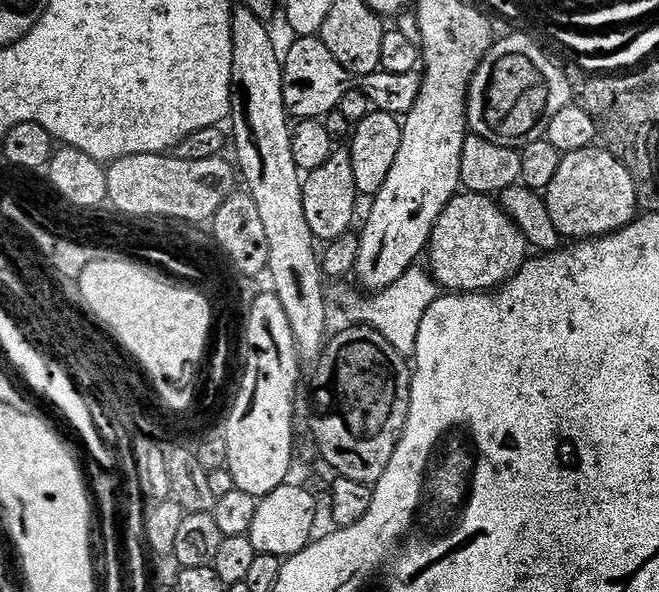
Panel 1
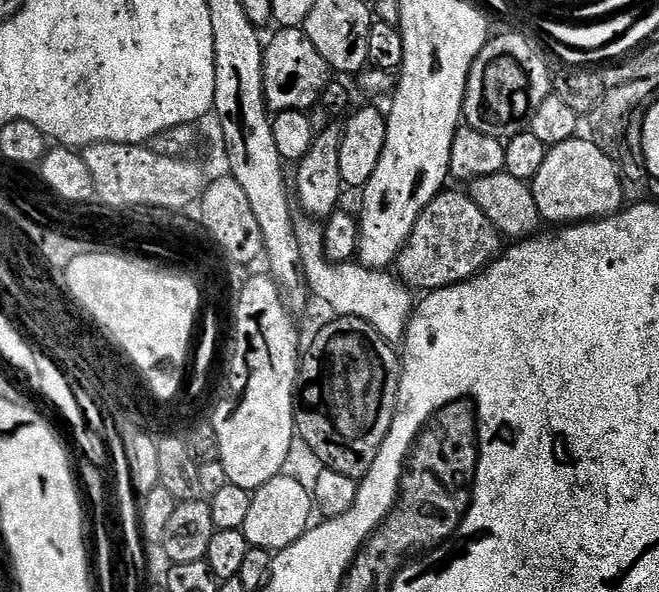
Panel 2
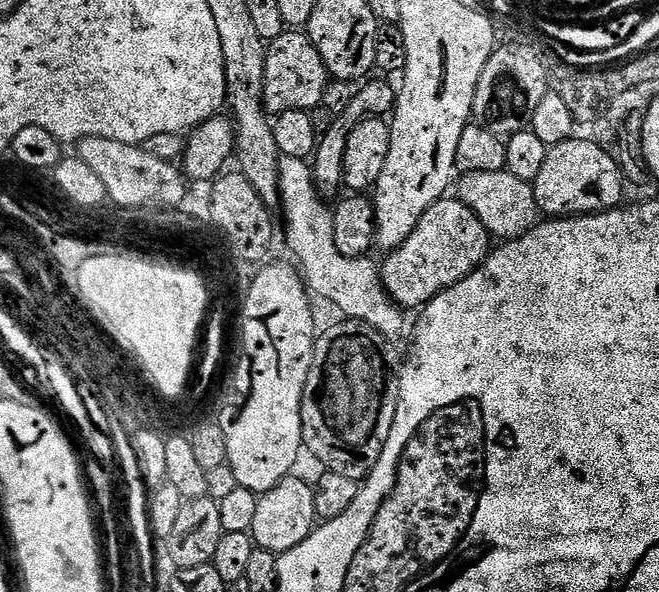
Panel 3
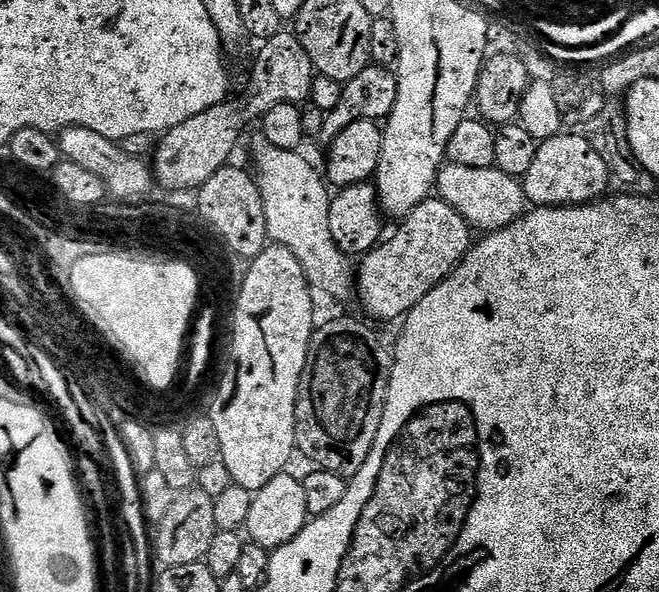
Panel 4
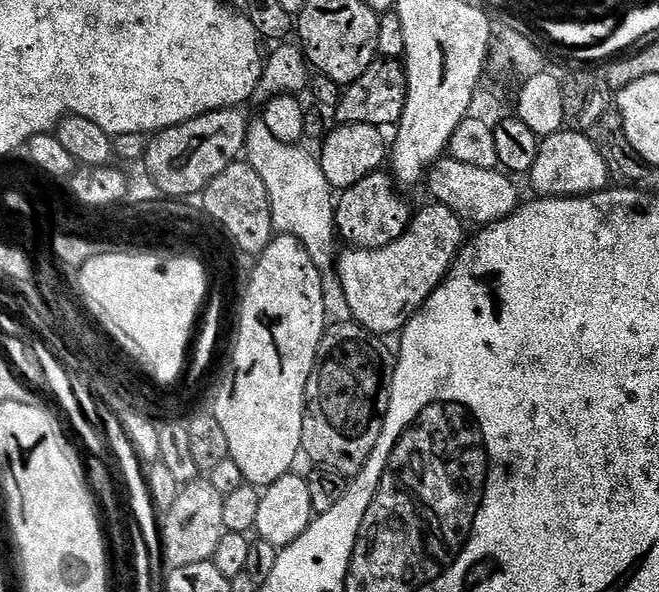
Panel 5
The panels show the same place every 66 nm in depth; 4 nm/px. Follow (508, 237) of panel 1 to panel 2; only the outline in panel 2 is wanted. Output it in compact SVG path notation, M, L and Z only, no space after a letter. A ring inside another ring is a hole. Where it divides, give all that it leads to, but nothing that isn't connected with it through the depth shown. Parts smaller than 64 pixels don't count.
M441 191L421 214L407 248L394 265L399 279L413 290L424 288L423 291L429 293L449 288L452 284L463 284L473 276L479 276L501 251L500 232L474 203L471 195L467 191L448 191Z

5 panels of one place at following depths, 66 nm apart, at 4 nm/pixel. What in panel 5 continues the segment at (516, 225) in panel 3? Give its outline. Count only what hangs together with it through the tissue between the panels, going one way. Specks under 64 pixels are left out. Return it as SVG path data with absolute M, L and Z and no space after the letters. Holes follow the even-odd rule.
M451 158L437 160L426 173L426 185L432 191L431 199L447 206L461 221L475 226L496 224L516 211L522 197L511 179L513 177L503 171L494 168L482 170L478 166L466 166L466 162Z

